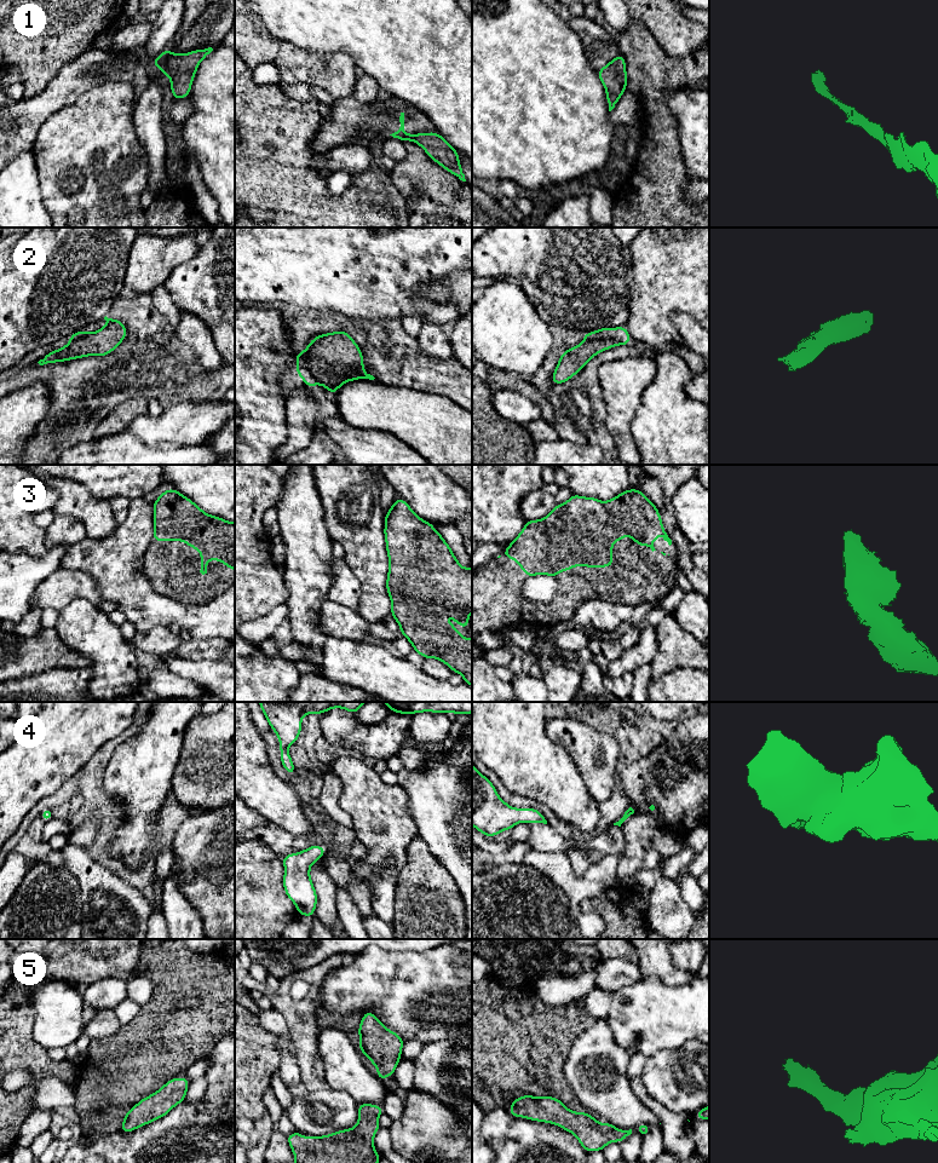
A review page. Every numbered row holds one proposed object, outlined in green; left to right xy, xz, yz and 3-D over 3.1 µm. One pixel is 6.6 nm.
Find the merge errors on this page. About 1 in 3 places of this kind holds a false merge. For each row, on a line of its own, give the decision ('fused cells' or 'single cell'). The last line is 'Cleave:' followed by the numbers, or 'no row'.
1: single cell
2: single cell
3: single cell
4: single cell
5: single cell
Cleave: no row

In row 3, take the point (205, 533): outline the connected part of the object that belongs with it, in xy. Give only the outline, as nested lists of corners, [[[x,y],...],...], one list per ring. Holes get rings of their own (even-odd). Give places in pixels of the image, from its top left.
[[[167,489],[154,501],[154,529],[153,541],[185,541],[188,547],[200,551],[202,575],[207,574],[212,559],[235,570],[235,523],[205,513],[179,491]]]

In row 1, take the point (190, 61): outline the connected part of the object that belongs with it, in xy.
[[[208,47],[189,53],[174,54],[167,48],[154,59],[153,64],[171,79],[173,99],[182,99],[189,96],[200,62],[212,51],[213,48]]]

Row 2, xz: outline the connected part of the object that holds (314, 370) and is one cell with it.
[[[344,330],[318,335],[311,340],[306,350],[295,355],[298,367],[295,373],[303,378],[305,386],[317,384],[328,388],[333,396],[345,382],[357,379],[375,378],[364,372],[363,355],[353,339]]]

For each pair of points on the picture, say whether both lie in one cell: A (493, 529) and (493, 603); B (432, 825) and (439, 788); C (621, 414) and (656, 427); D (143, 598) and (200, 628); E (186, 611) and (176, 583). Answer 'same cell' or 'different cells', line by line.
A: different cells
B: same cell
C: different cells
D: same cell
E: different cells

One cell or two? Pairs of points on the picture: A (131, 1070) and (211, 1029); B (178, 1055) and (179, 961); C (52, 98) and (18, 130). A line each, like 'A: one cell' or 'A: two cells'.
A: one cell
B: one cell
C: one cell

